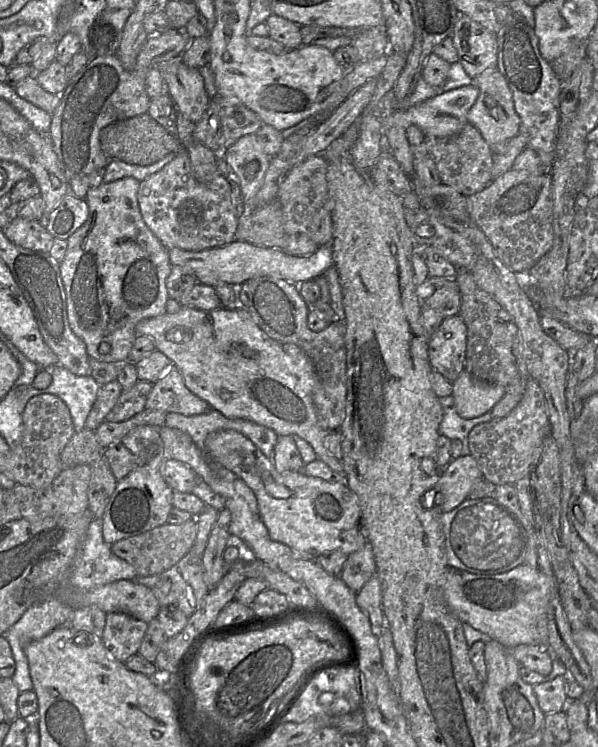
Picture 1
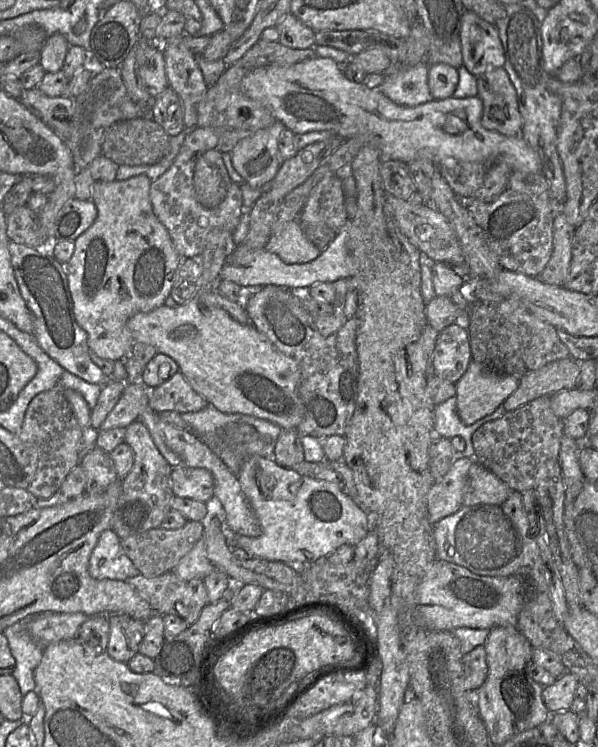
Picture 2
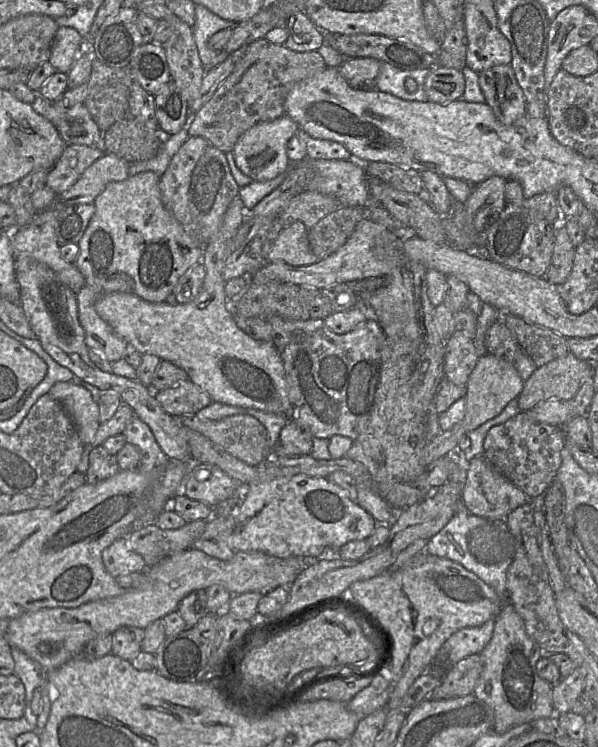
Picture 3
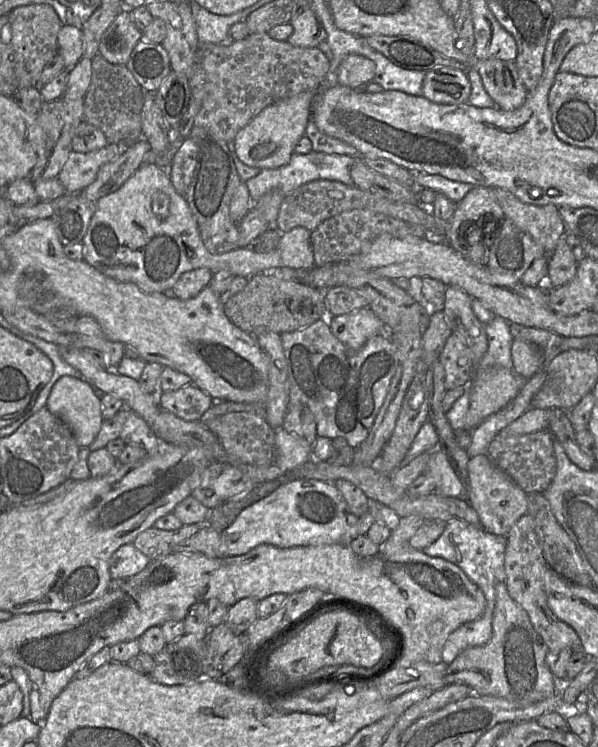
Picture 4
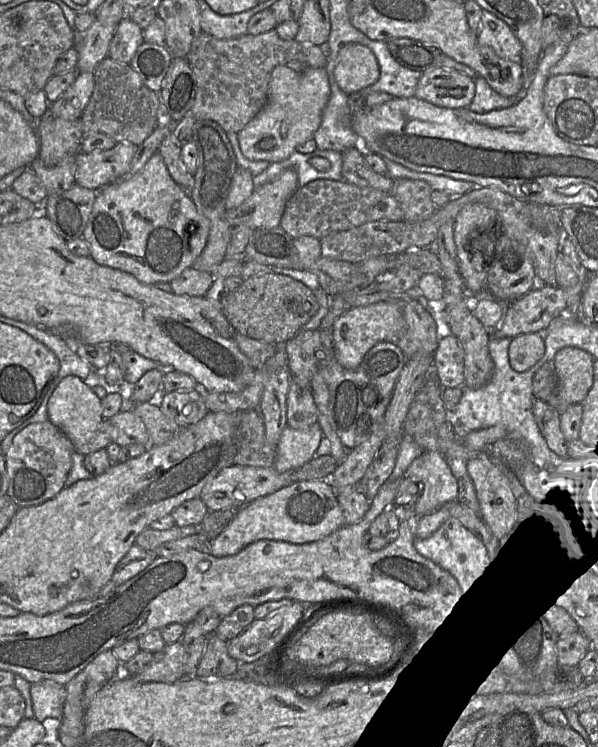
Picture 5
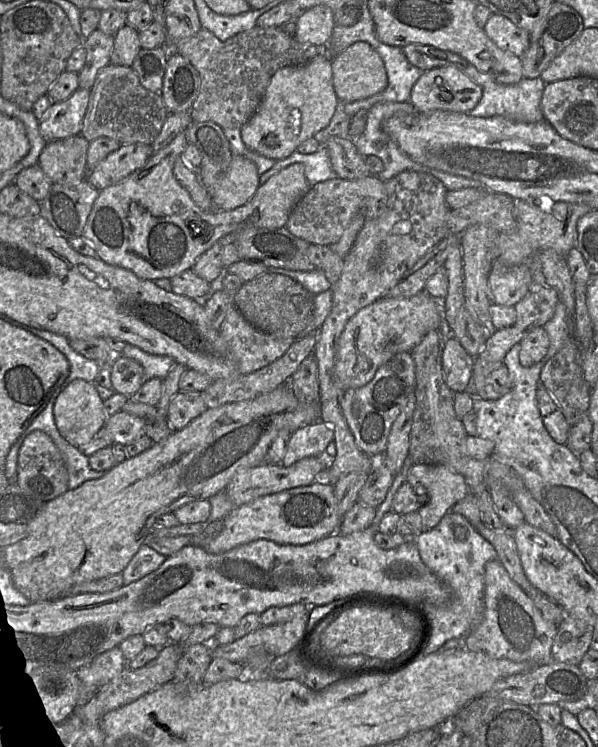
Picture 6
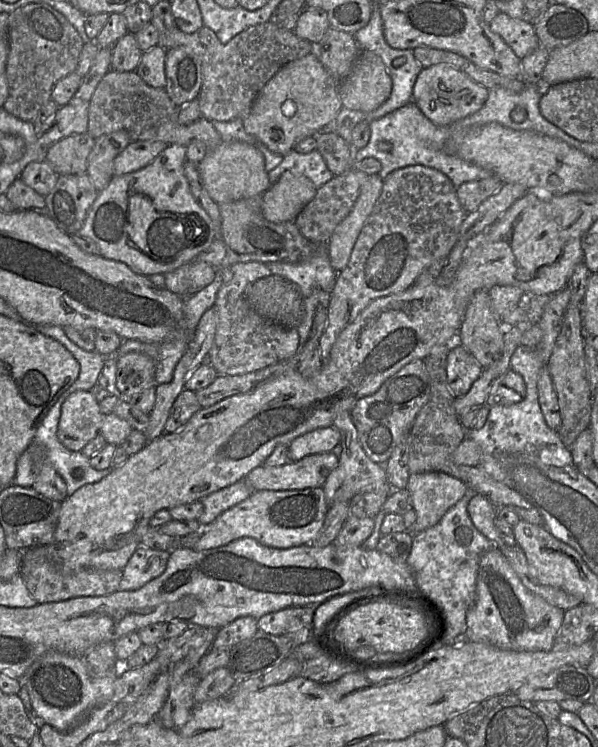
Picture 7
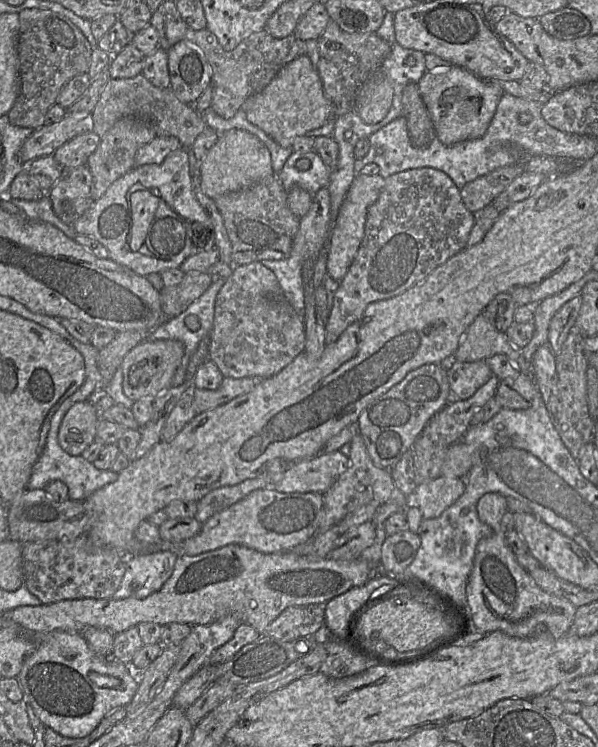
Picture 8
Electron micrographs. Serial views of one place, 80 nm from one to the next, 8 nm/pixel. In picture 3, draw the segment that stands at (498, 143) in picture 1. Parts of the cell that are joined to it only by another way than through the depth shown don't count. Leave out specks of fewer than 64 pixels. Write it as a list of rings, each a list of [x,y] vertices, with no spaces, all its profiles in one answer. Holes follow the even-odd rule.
[[[496,65],[479,73],[479,86],[498,121],[511,125],[526,112],[526,100],[511,65]]]

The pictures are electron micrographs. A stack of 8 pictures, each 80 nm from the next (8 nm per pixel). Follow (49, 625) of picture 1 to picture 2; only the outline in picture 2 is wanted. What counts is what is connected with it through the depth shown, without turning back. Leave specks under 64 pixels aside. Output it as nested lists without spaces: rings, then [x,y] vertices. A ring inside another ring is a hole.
[[[28,615],[2,632],[8,639],[10,651],[16,661],[12,675],[23,696],[35,690],[34,670],[43,655],[44,646],[35,641],[28,630],[28,623],[34,616]]]

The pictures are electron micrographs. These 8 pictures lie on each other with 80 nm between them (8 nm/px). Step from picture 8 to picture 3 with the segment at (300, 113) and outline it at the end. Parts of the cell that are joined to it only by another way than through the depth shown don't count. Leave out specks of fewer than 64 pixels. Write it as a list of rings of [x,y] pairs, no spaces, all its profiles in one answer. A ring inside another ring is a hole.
[[[286,114],[272,121],[255,124],[234,145],[232,151],[236,166],[253,181],[270,180],[285,174],[292,165],[287,156],[287,142],[298,130],[298,124]]]

